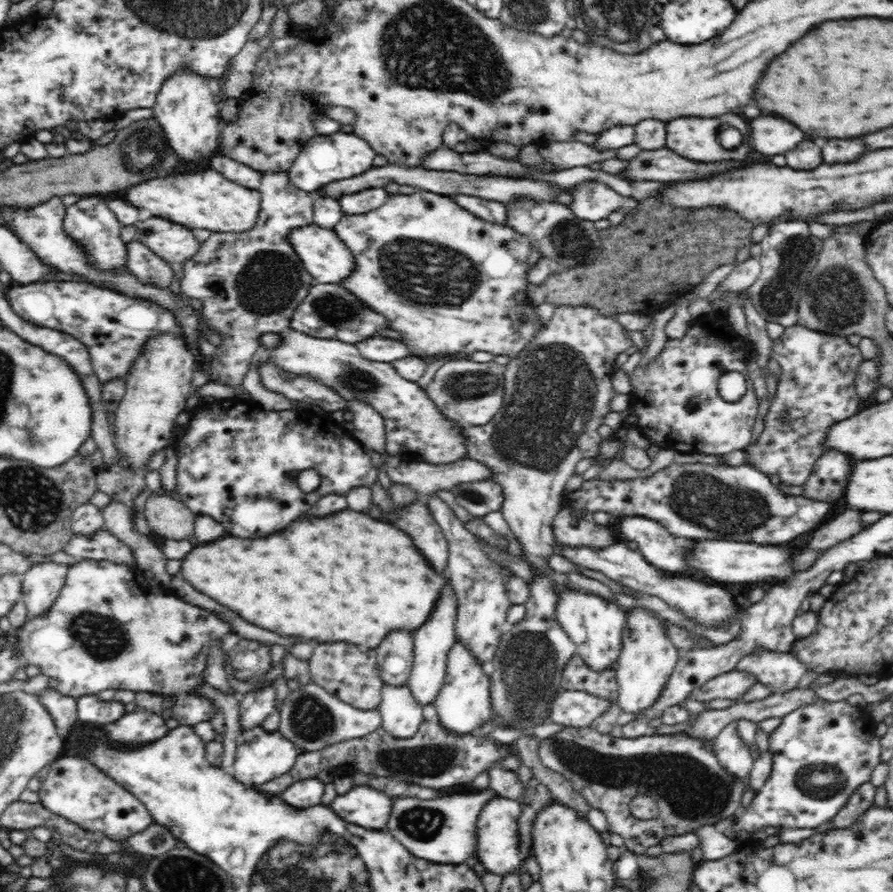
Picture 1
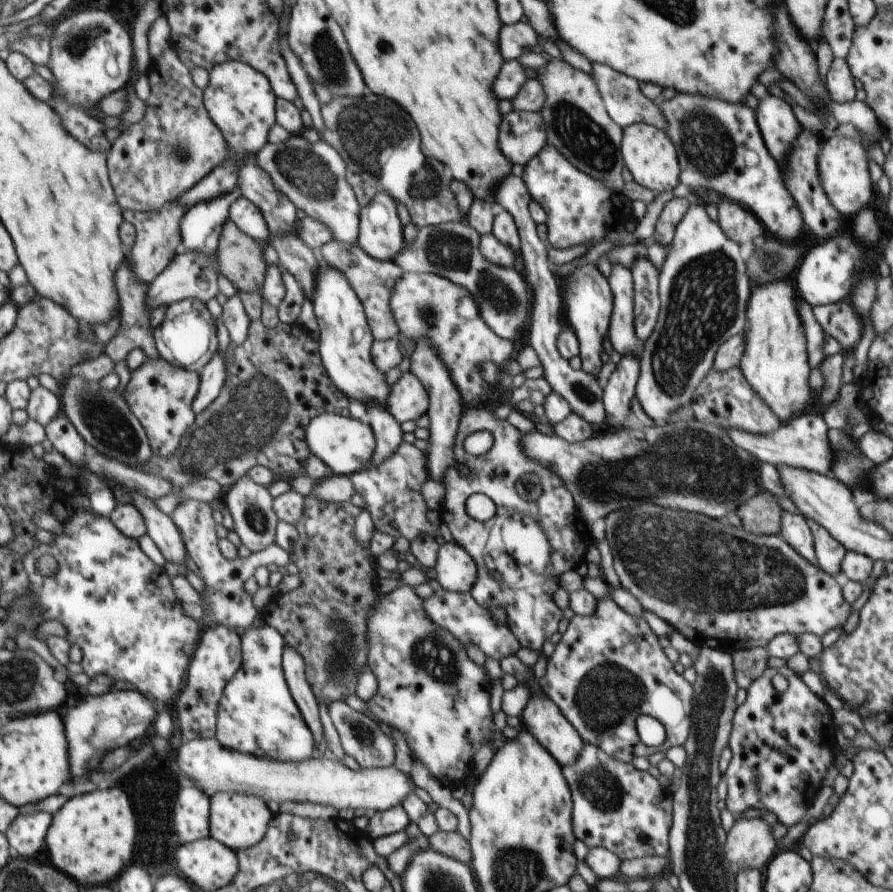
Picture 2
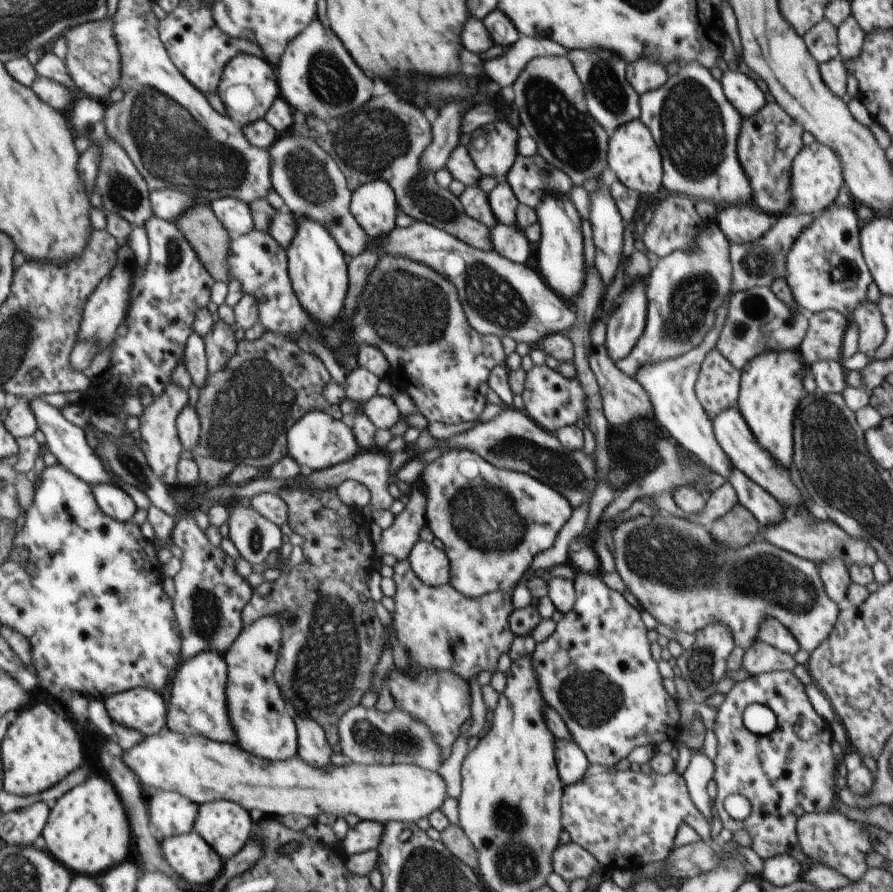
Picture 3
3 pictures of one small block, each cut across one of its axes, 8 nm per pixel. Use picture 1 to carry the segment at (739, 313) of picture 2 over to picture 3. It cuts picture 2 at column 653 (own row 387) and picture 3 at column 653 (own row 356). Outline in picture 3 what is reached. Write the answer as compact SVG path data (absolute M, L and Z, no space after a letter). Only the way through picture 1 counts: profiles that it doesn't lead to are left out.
M707 222L695 236L692 249L676 250L658 260L646 280L648 312L642 336L628 358L615 362L624 374L634 378L644 365L659 363L699 347L715 327L717 311L733 295L731 242L715 222Z

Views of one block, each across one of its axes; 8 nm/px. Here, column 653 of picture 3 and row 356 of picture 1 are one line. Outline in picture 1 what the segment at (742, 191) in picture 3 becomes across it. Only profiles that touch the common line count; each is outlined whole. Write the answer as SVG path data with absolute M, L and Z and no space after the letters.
M46 281L9 285L6 289L5 297L24 320L70 334L88 348L101 385L110 379L125 378L135 358L144 352L147 338L160 333L187 338L169 310L148 299L132 298L90 282Z

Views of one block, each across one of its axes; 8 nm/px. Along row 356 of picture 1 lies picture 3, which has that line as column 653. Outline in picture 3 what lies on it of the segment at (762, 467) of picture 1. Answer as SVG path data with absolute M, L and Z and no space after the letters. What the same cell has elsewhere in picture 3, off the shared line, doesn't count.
M589 764L586 774L574 784L565 785L561 798L561 823L563 830L570 835L571 842L579 844L593 854L606 870L642 870L647 864L663 861L674 848L674 838L680 824L688 824L701 836L706 844L715 846L708 820L692 802L683 776L675 771L667 775L635 772L634 769L617 770L616 767Z

